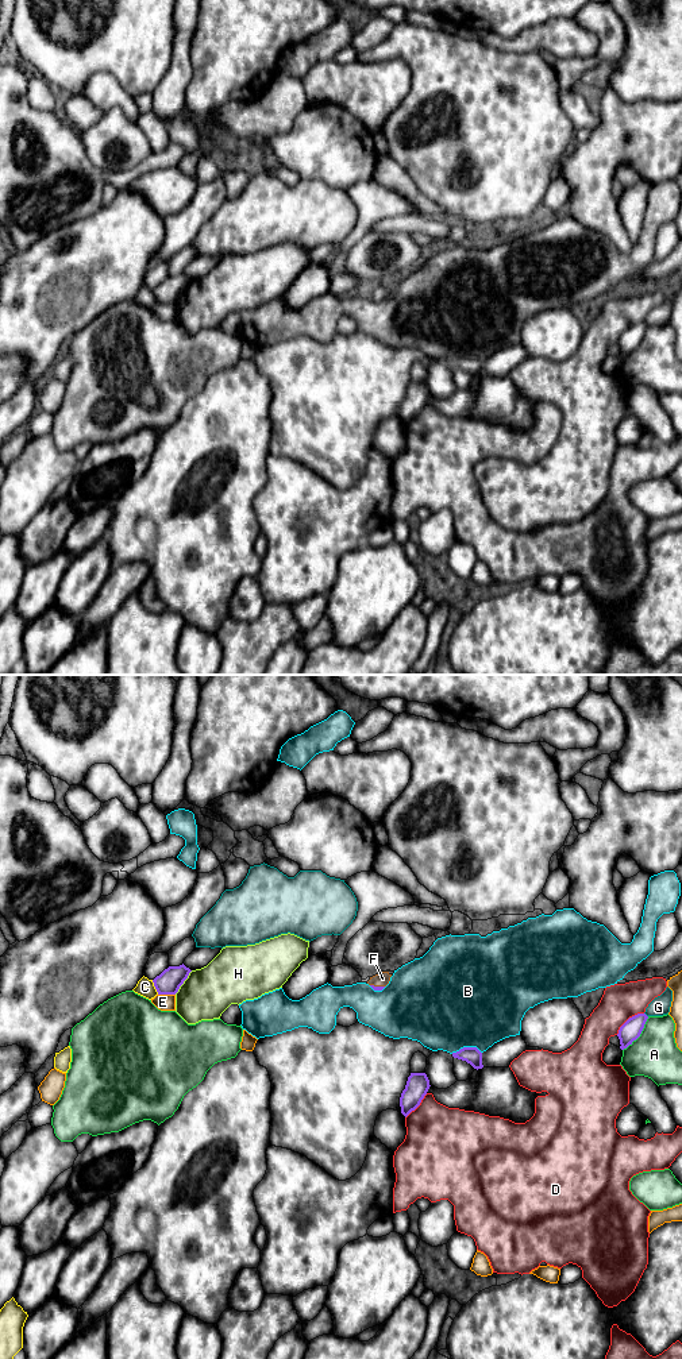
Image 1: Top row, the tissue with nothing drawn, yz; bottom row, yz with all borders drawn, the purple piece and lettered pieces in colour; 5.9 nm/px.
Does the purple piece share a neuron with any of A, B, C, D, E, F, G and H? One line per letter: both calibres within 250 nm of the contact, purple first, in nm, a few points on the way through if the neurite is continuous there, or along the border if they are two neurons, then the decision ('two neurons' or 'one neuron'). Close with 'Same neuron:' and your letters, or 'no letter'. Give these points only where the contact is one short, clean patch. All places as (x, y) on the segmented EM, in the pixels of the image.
A: 120 nm thick on the purple side, 280 nm on the other; two neurons
B: 100 nm thick on the purple side, 500 nm on the other; two neurons
C: 140 nm thick on the purple side, 110 nm on the other; two neurons
D: 120 nm thick on the purple side, 220 nm on the other; two neurons
E: 140 nm thick on the purple side, 100 nm on the other; two neurons
F: 30 nm thick on the purple side, 80 nm on the other; runs through yz (376, 988), (377, 987), (382, 979); one neuron
G: 120 nm thick on the purple side, 110 nm on the other; two neurons
H: 140 nm thick on the purple side, 300 nm on the other; two neurons
Same neuron: F

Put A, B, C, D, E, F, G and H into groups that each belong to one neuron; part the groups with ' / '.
A / B / C / D / E / F / G / H

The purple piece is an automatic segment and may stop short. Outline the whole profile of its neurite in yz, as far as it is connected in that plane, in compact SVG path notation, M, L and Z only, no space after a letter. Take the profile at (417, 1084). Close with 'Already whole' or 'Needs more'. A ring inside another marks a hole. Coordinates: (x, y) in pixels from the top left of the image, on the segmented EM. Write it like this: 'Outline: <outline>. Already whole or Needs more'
Outline: M411 1073L400 1097L401 1113L405 1117L420 1105L429 1086L425 1073Z. Already whole

